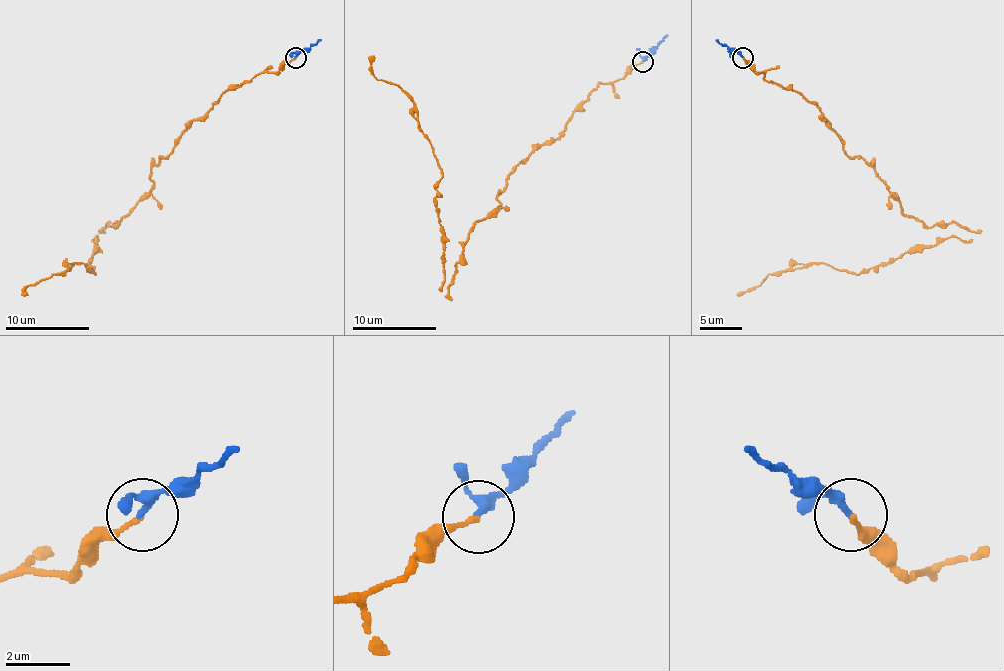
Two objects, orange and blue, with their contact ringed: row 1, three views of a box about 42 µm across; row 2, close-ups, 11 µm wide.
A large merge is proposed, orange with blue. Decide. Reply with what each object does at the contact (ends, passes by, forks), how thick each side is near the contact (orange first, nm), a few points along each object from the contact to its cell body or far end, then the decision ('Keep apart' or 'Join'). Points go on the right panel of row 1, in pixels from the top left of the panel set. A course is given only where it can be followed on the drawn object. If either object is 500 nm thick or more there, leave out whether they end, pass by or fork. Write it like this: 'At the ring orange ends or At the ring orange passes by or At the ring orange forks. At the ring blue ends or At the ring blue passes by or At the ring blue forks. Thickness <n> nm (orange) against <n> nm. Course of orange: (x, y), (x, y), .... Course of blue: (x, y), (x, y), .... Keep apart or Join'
At the ring orange ends. At the ring blue passes by. Thickness 140 nm (orange) against 240 nm. Course of orange: (742, 57), (811, 101), (908, 216), (977, 232), (914, 245), (851, 274), (826, 264), (786, 268), (736, 295). Course of blue: (742, 57), (715, 40). Join

